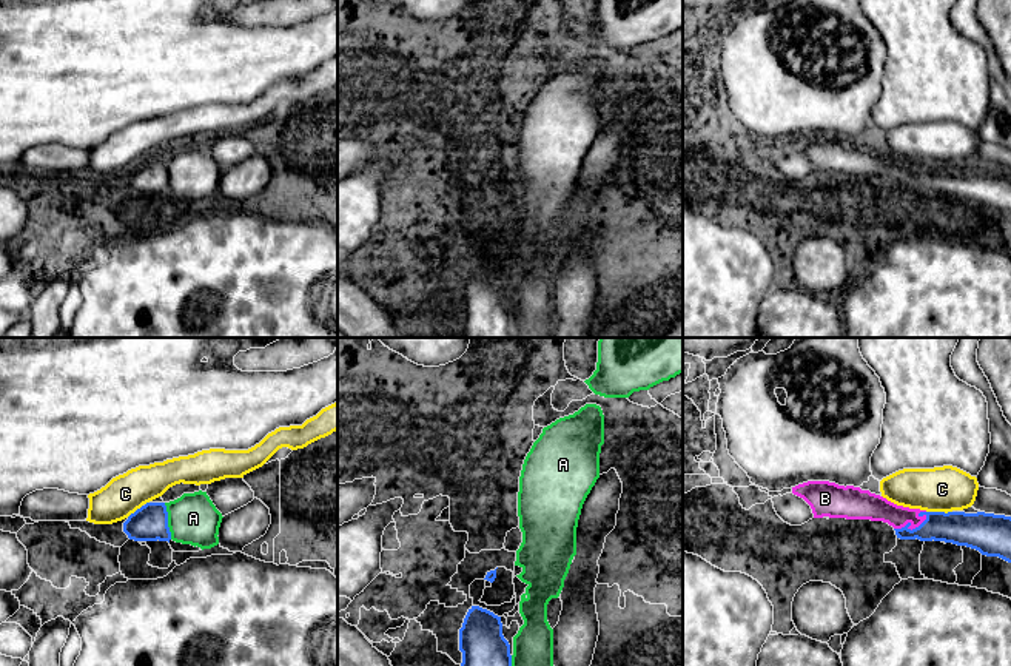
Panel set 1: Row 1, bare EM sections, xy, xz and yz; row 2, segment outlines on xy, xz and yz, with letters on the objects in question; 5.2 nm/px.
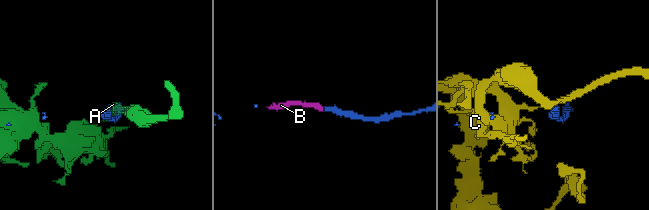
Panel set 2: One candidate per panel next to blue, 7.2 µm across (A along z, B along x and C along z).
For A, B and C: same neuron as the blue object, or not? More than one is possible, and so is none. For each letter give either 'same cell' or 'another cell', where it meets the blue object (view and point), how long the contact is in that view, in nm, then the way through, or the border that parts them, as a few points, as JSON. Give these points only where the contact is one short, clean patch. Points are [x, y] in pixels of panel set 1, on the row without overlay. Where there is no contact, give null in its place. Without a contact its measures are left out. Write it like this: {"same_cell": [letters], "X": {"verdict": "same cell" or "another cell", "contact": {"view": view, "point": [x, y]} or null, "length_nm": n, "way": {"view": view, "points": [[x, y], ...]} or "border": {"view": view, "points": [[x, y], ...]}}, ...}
{"same_cell": ["B"], "A": {"verdict": "another cell", "contact": {"view": "xy", "point": [167, 176]}, "length_nm": 200}, "B": {"verdict": "same cell", "contact": {"view": "yz", "point": [913, 184]}, "length_nm": 190}, "C": {"verdict": "another cell", "contact": {"view": "yz", "point": [939, 167]}, "length_nm": 140}}

